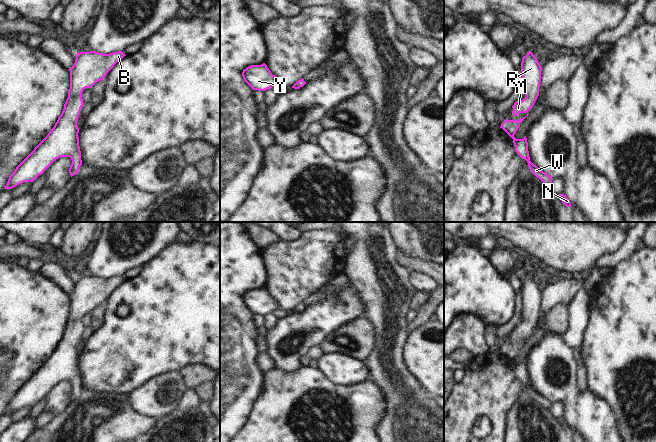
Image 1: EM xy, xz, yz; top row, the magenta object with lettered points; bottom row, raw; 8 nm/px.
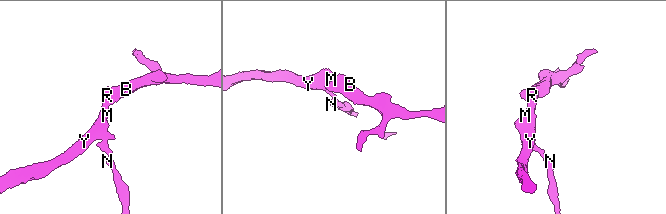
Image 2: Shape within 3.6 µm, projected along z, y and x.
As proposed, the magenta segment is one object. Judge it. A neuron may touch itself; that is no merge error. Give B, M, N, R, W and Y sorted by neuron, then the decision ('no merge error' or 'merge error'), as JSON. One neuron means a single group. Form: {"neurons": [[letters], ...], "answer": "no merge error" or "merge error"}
{"neurons": [["B", "M", "N", "R", "W", "Y"]], "answer": "no merge error"}

